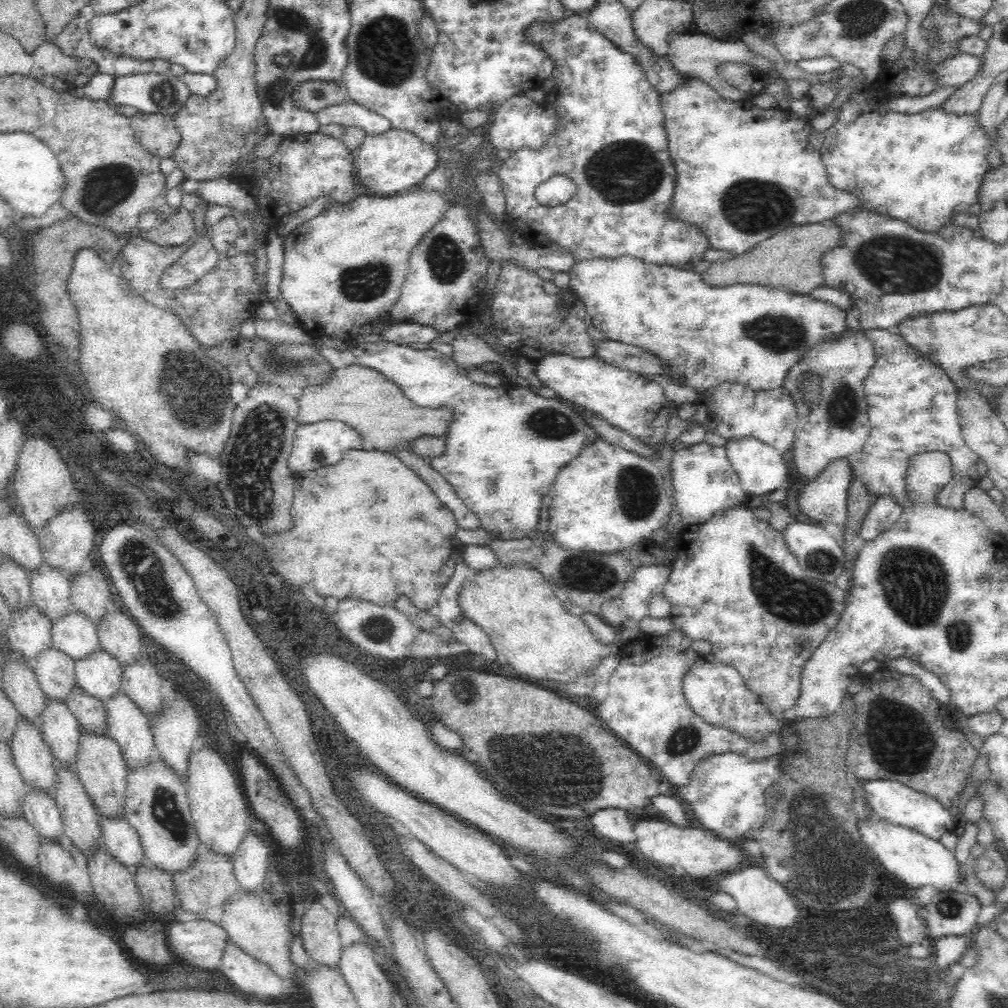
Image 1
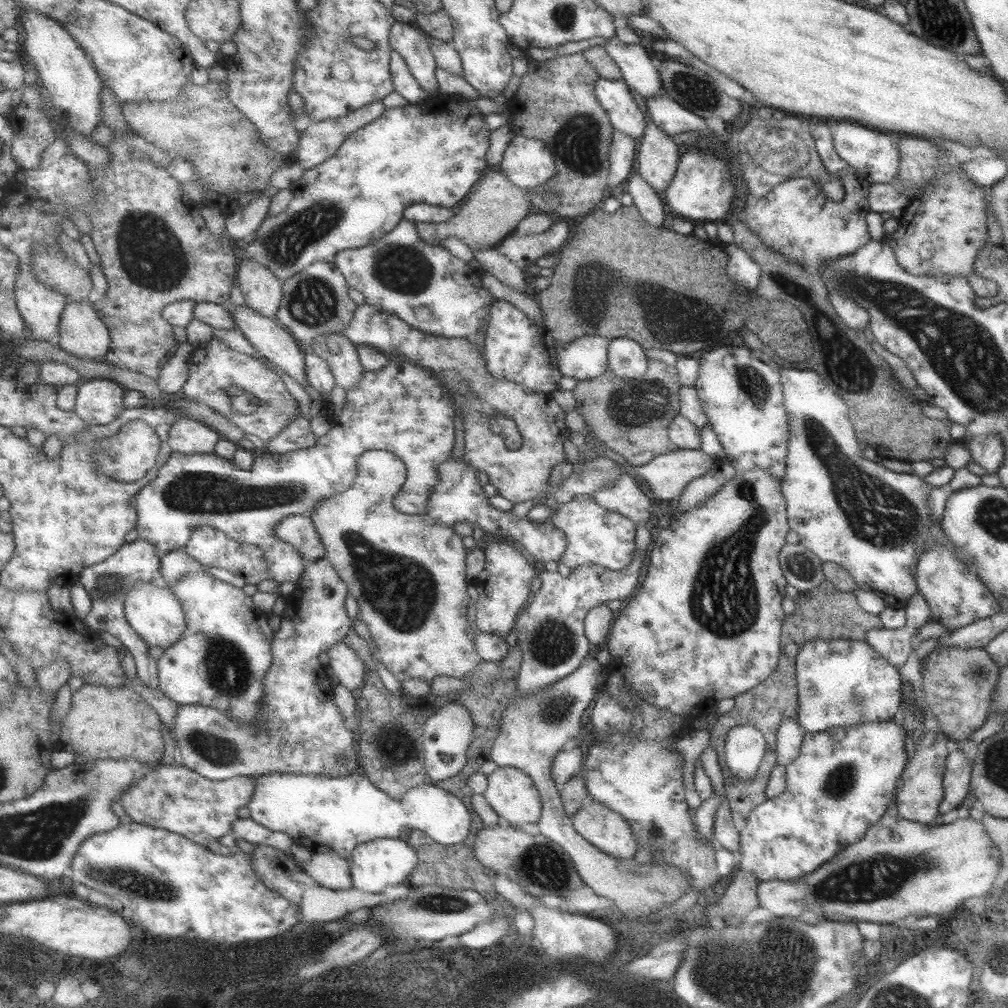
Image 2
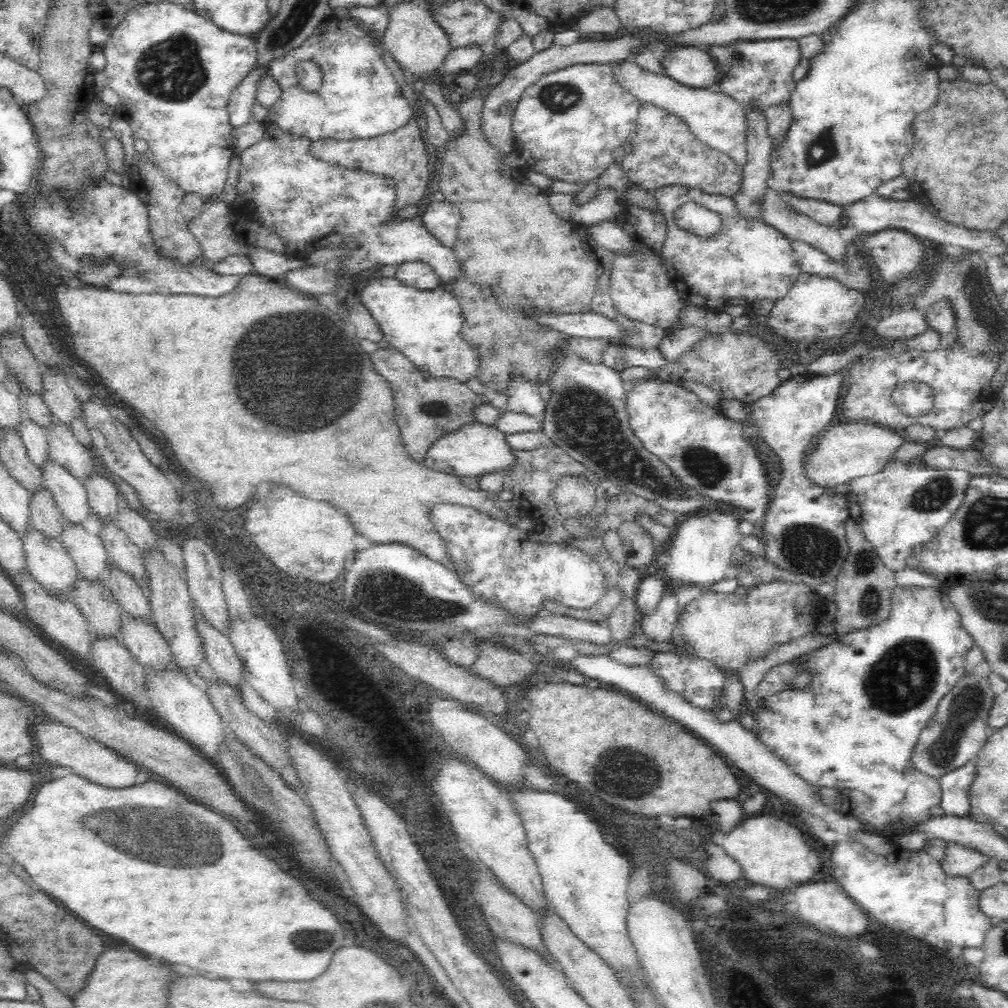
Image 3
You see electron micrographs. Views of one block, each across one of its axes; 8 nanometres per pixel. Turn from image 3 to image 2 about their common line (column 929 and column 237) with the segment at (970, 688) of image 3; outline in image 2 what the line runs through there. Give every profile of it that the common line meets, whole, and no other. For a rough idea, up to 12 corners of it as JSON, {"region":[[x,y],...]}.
{"region":[[325,556],[289,596],[259,730],[183,704],[181,762],[209,780],[361,766],[319,656],[351,594]]}

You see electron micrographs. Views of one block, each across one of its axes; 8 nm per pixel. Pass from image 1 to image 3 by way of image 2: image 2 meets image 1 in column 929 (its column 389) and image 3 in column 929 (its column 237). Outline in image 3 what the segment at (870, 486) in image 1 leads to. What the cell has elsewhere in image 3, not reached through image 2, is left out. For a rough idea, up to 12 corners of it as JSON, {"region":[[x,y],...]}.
{"region":[[890,460],[850,518],[896,572],[960,510],[966,470]]}

